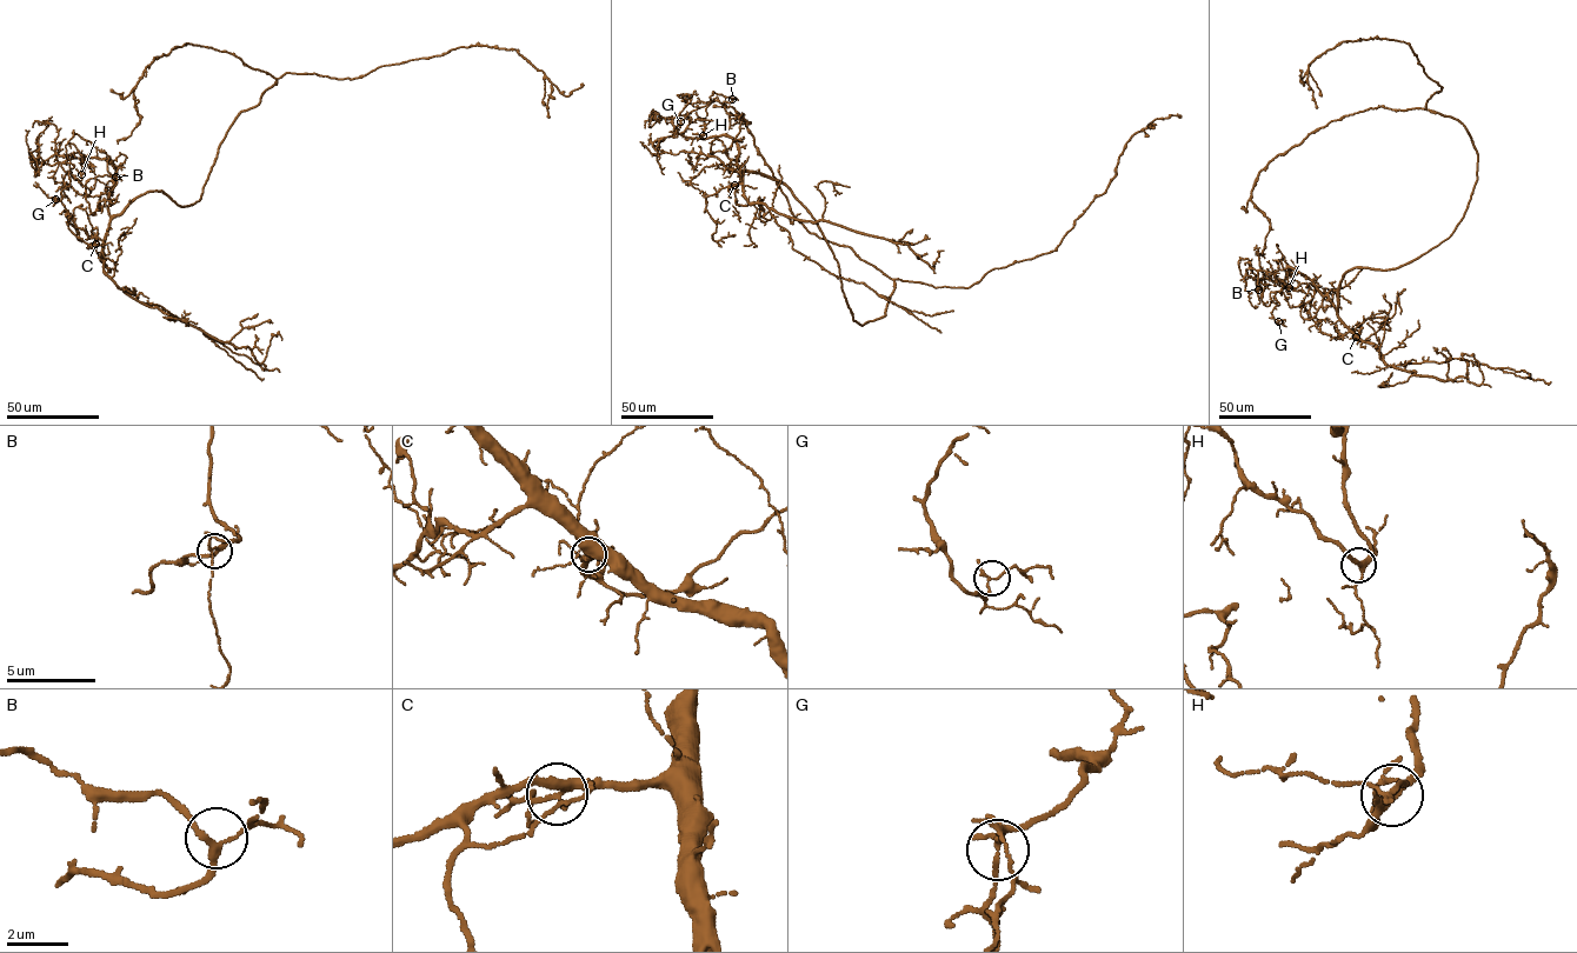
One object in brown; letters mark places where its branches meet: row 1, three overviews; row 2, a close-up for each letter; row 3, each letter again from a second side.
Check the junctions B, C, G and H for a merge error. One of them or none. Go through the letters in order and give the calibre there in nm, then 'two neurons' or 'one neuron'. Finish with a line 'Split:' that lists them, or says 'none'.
B: calibre 200 nm; one neuron
C: calibre 240 nm; one neuron
G: calibre 130 nm; two neurons
H: calibre 240 nm; one neuron
Split: G

